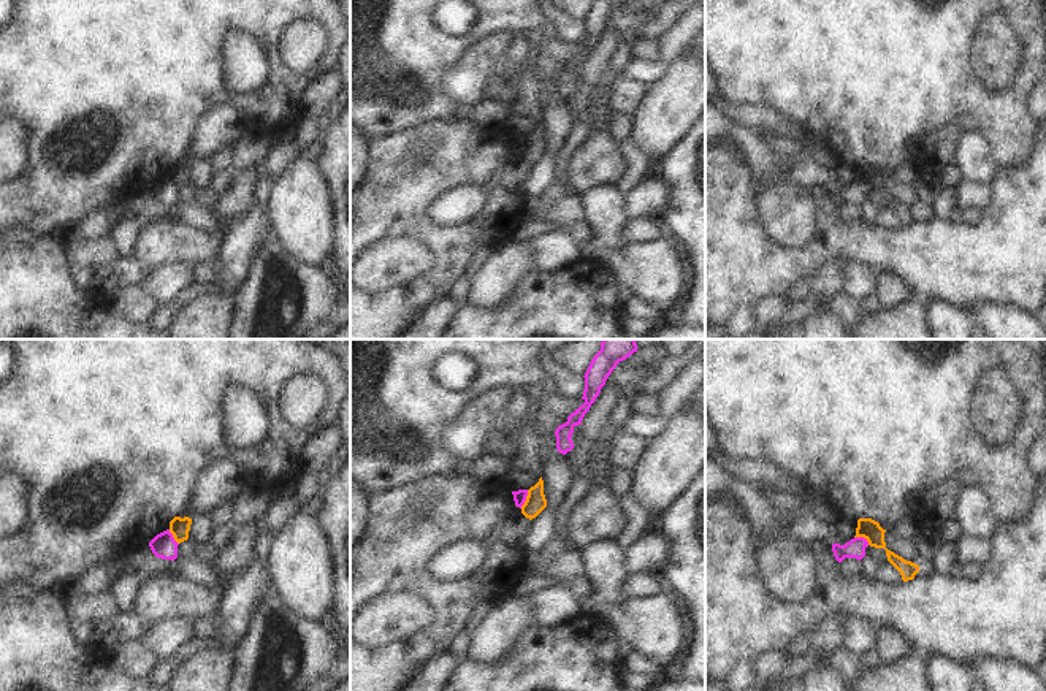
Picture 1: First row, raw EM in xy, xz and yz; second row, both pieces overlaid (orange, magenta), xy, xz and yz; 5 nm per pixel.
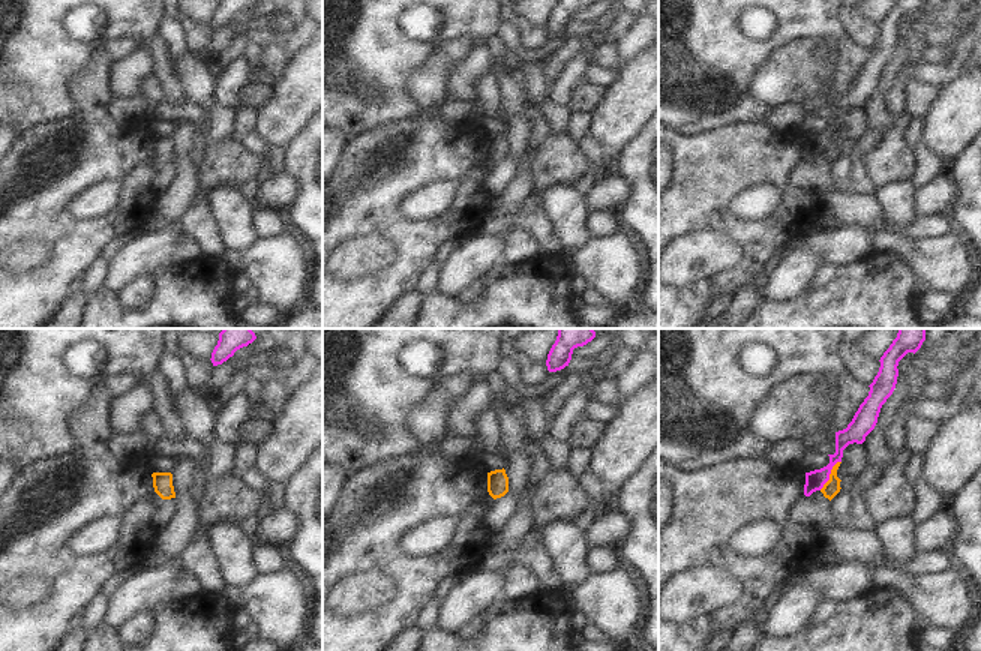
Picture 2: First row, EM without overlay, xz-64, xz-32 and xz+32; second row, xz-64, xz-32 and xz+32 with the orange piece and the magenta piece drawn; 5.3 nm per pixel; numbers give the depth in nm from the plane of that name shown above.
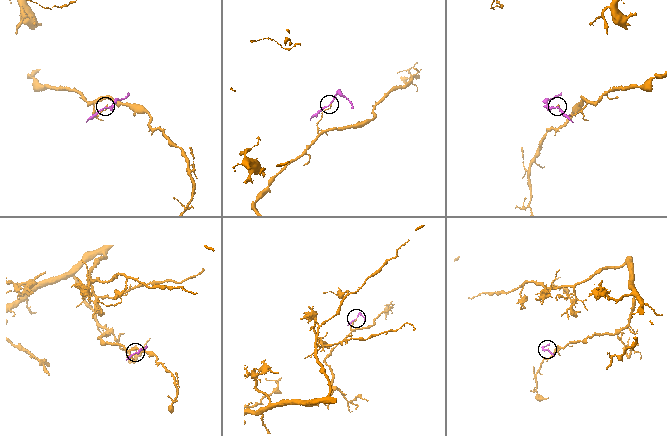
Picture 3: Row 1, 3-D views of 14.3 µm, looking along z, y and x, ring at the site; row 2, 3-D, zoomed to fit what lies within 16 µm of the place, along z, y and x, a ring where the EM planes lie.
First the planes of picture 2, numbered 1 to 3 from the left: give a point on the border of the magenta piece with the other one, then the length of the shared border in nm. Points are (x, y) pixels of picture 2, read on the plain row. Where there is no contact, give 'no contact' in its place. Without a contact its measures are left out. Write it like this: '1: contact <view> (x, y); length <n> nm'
1: no contact
2: no contact
3: contact xz+32 (830, 138); length 200 nm

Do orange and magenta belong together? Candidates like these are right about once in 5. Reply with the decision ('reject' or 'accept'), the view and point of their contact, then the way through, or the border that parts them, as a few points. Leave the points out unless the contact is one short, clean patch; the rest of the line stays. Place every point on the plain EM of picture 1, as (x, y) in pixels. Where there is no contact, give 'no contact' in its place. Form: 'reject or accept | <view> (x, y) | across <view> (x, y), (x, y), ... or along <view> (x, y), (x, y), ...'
reject | xz (526, 145) | along xz (528, 135), (526, 145), (520, 152)

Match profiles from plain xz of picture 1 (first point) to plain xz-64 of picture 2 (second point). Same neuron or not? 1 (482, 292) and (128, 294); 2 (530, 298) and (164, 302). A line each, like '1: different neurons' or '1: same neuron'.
1: different neurons
2: same neuron

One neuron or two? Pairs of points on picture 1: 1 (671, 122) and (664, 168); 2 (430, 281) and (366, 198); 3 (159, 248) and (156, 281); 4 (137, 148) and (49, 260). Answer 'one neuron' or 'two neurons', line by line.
1: two neurons
2: one neuron
3: two neurons
4: two neurons

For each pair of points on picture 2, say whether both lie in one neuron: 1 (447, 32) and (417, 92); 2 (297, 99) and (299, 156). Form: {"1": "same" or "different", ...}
{"1": "different", "2": "different"}

